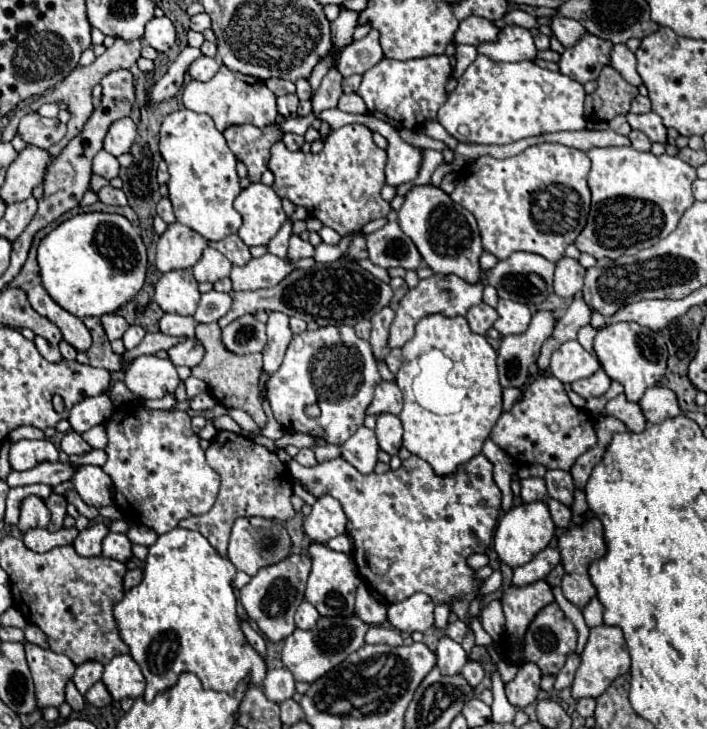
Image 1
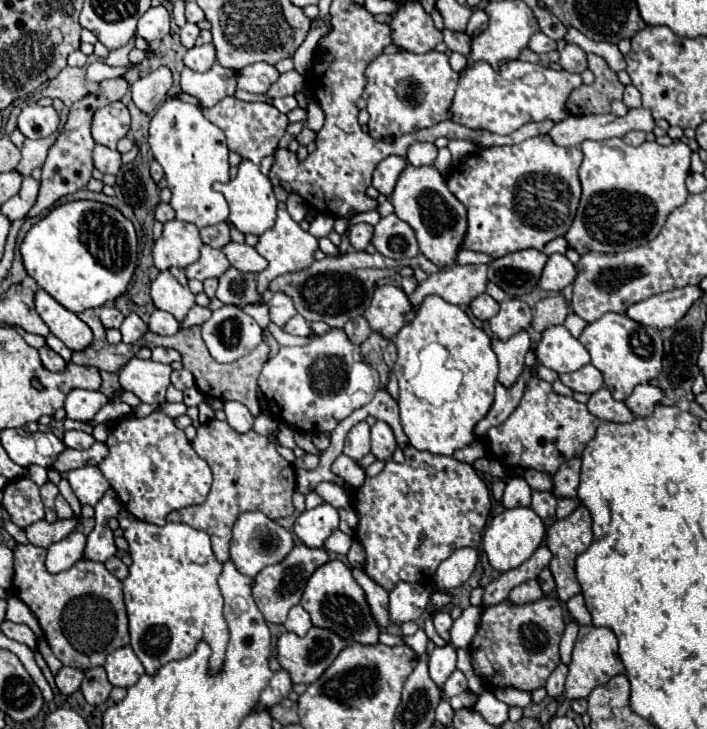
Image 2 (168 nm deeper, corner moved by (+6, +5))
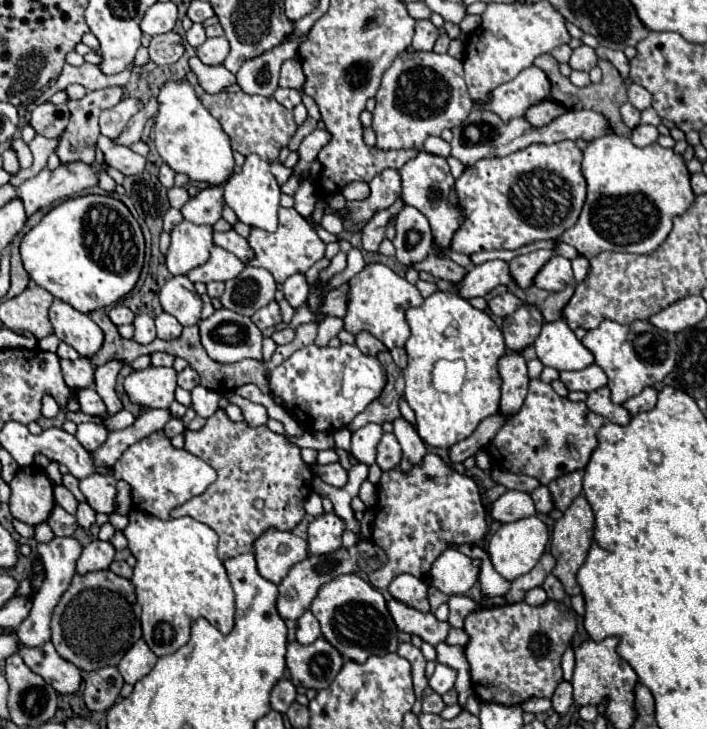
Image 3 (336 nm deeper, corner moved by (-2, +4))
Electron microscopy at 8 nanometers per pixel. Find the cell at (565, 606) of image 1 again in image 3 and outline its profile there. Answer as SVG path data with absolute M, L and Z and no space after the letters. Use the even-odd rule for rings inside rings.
M571 644L567 646L567 650L563 654L561 666L563 666L563 678L571 680L571 674L573 674L573 668L575 668L575 654L573 654L573 646Z

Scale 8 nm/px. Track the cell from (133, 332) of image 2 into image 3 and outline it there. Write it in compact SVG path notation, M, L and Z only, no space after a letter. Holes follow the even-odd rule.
M137 314L135 320L133 320L133 326L135 326L135 336L133 336L135 342L149 344L149 342L153 342L157 338L155 336L155 322L147 314Z

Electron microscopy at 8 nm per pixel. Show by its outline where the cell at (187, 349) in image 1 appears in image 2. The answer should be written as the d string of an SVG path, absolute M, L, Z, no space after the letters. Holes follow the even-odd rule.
M155 347L151 349L151 359L159 361L159 363L173 363L173 361L181 361L181 355L175 349L165 349L165 347Z

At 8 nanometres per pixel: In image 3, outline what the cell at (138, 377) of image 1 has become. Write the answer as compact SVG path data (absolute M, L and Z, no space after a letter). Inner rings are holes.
M149 366L143 370L133 370L125 378L125 392L131 402L147 408L169 408L169 404L175 400L175 388L175 368Z

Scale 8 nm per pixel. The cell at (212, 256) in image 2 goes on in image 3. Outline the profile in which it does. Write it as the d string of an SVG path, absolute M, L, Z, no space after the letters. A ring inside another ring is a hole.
M213 246L211 258L203 266L193 268L187 276L191 282L203 282L203 284L213 282L213 280L227 282L227 280L235 278L243 268L245 268L245 264L237 256L233 256L231 252L227 252L219 246Z

